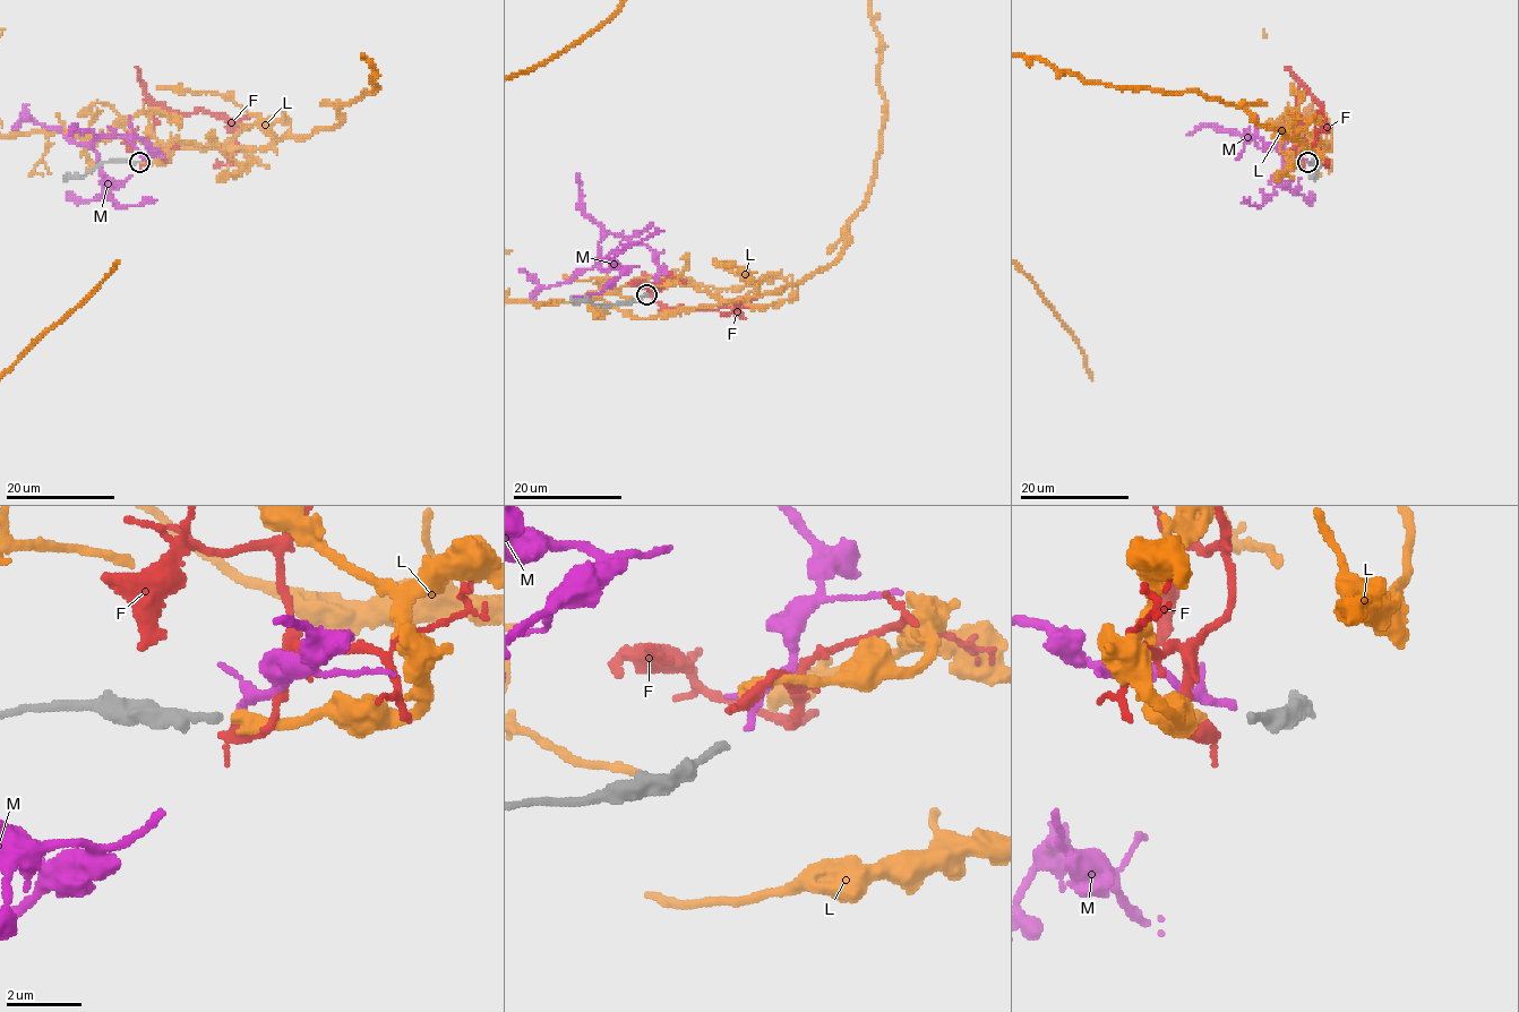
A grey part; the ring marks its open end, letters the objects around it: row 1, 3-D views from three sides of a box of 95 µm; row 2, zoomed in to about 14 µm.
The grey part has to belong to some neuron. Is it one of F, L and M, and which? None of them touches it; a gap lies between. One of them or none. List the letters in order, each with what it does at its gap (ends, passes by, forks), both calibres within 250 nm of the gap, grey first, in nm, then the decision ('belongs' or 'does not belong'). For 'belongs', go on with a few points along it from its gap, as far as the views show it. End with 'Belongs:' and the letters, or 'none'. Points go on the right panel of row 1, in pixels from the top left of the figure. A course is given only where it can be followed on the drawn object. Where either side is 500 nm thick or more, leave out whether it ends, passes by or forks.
F: it ends there; 240 nm thick on the grey side, 360 nm on the other; does not belong
L: it ends there; 240 nm thick on the grey side, 380 nm on the other; does not belong
M: it ends there; 240 nm thick on the grey side, 200 nm on the other; belongs; it runs (1306, 161), (1268, 147), (1256, 135), (1247, 137), (1260, 147), (1281, 147), (1279, 178), (1306, 200), (1310, 193)
Belongs: M

